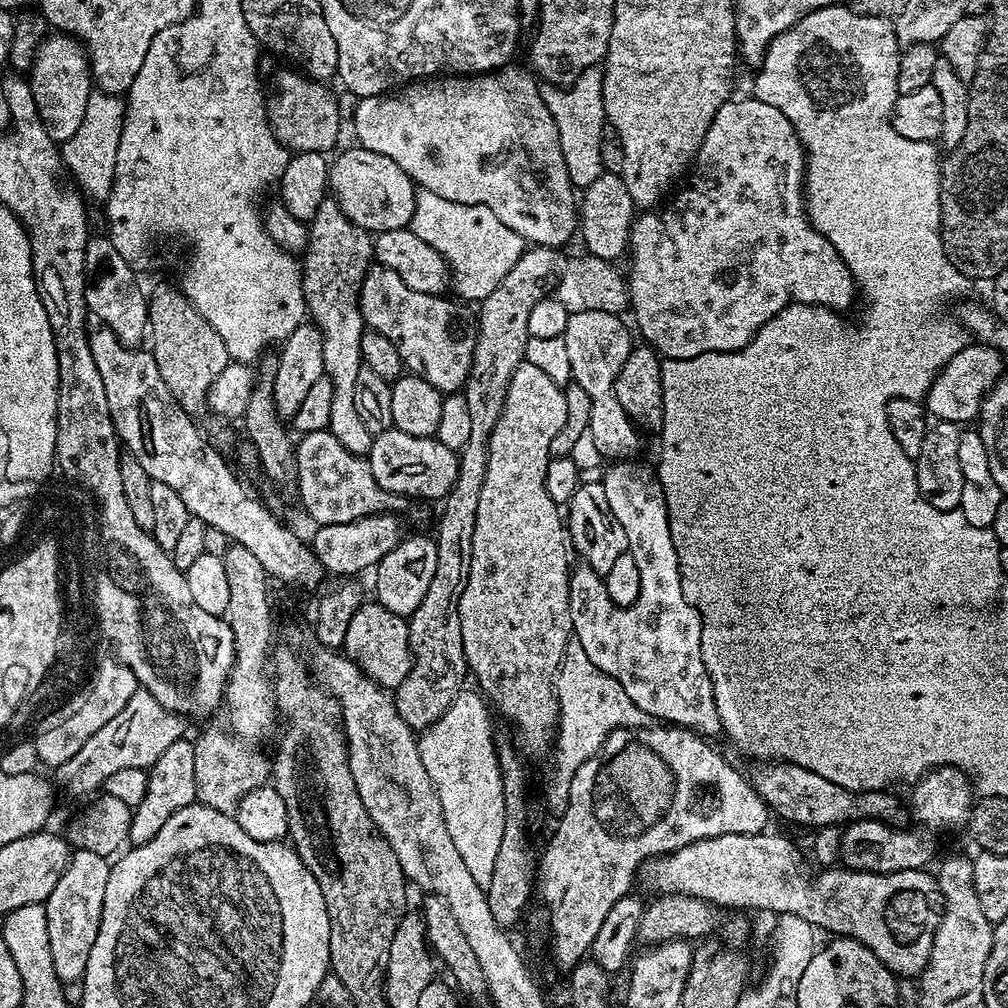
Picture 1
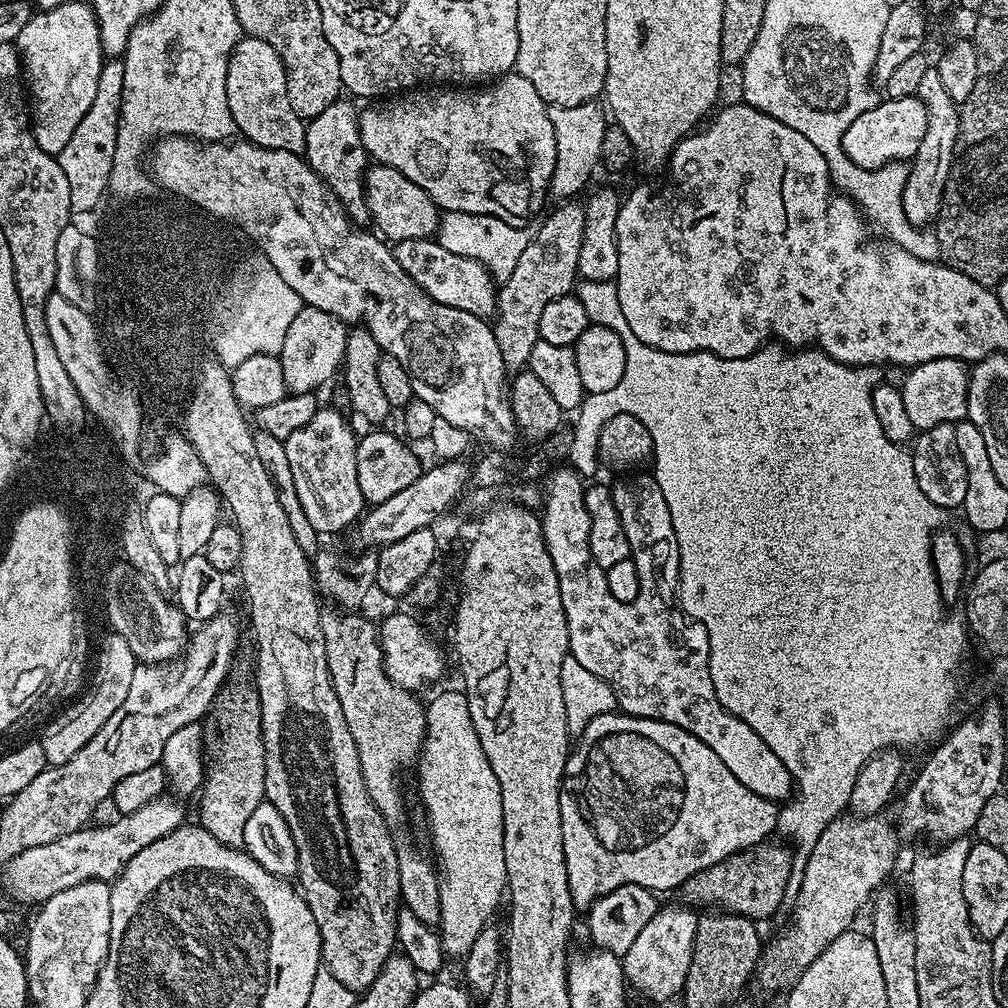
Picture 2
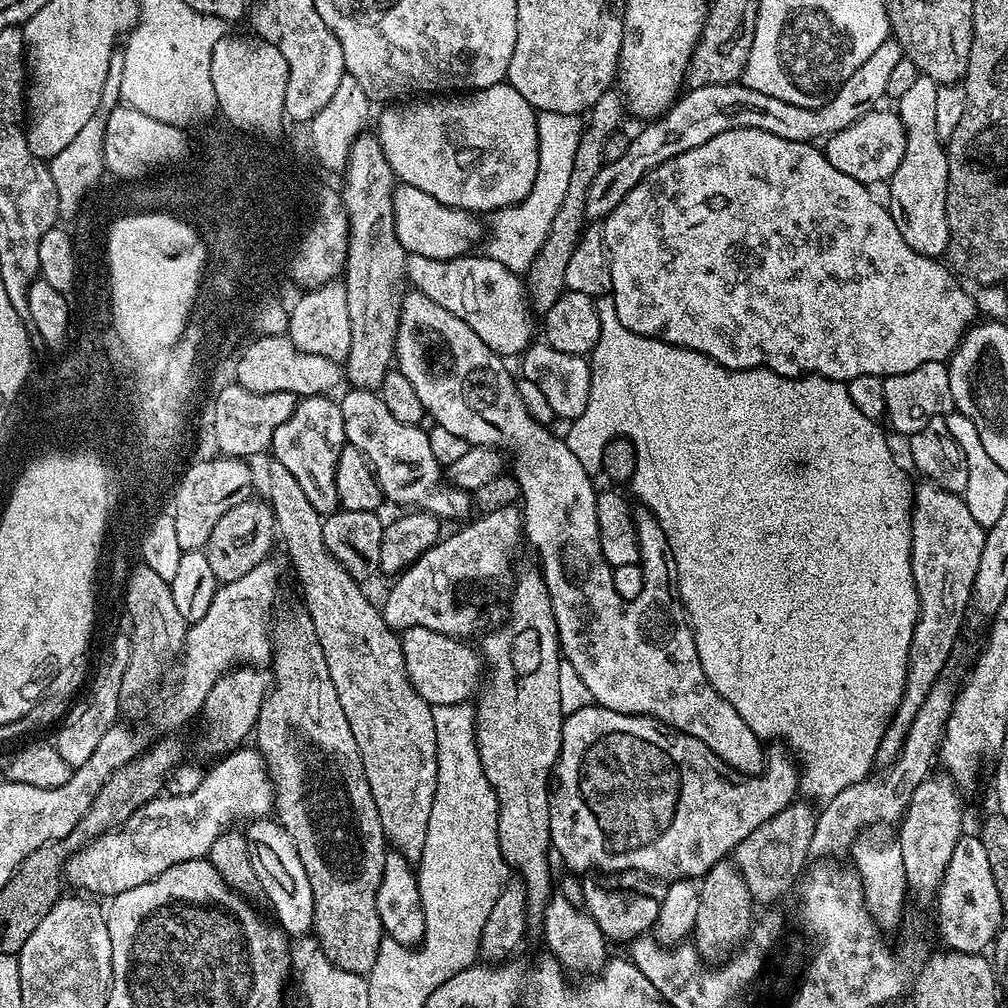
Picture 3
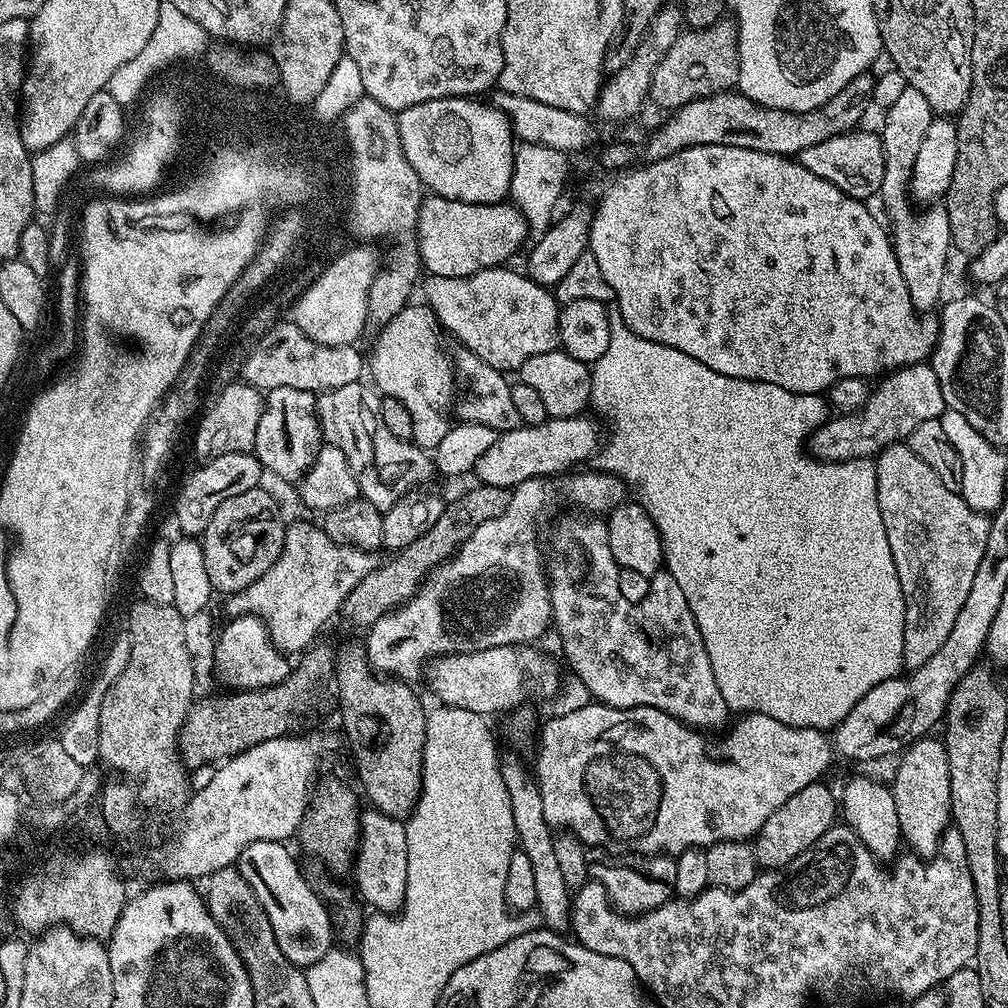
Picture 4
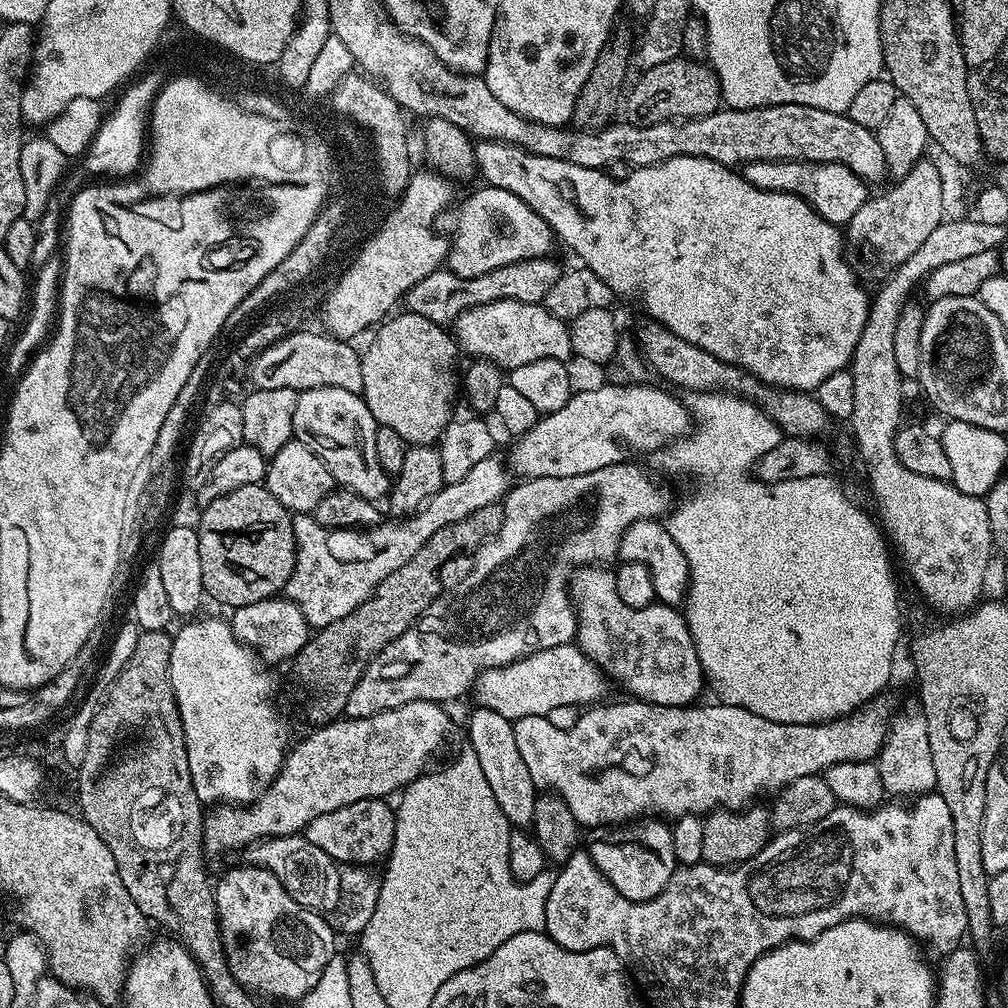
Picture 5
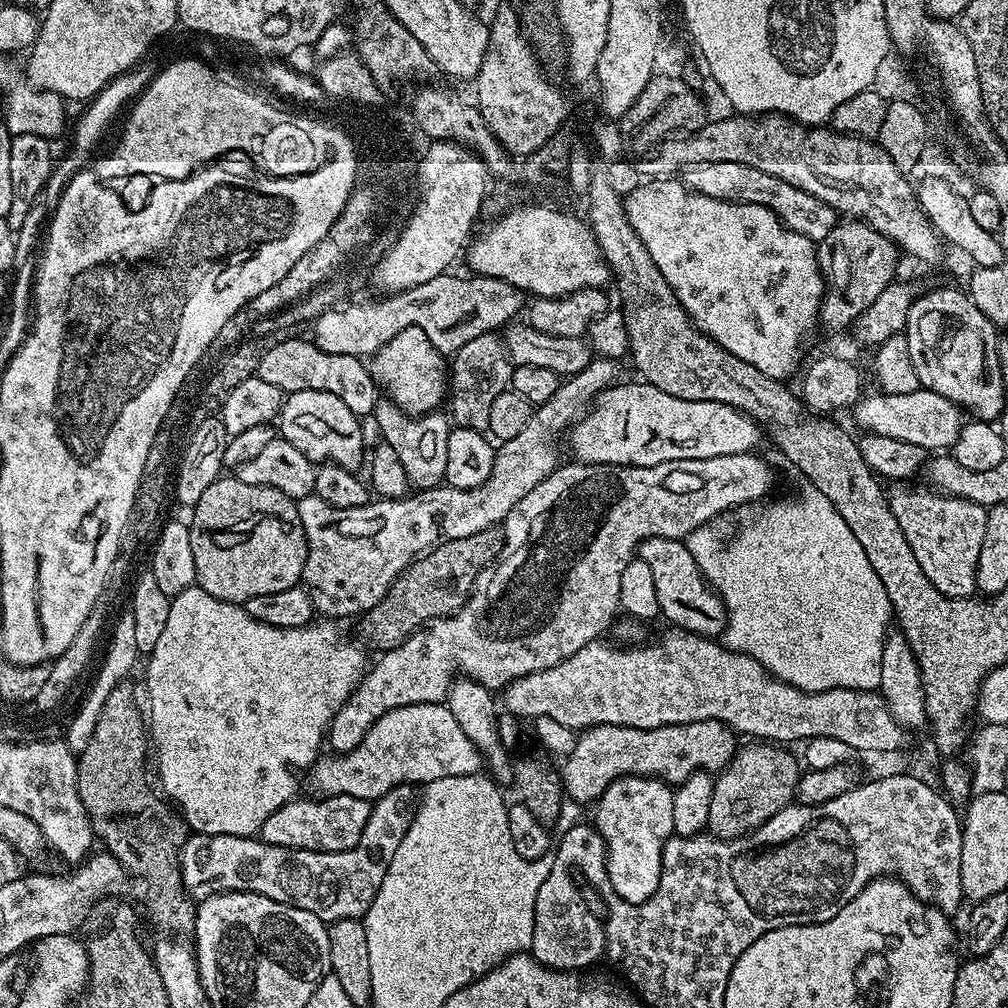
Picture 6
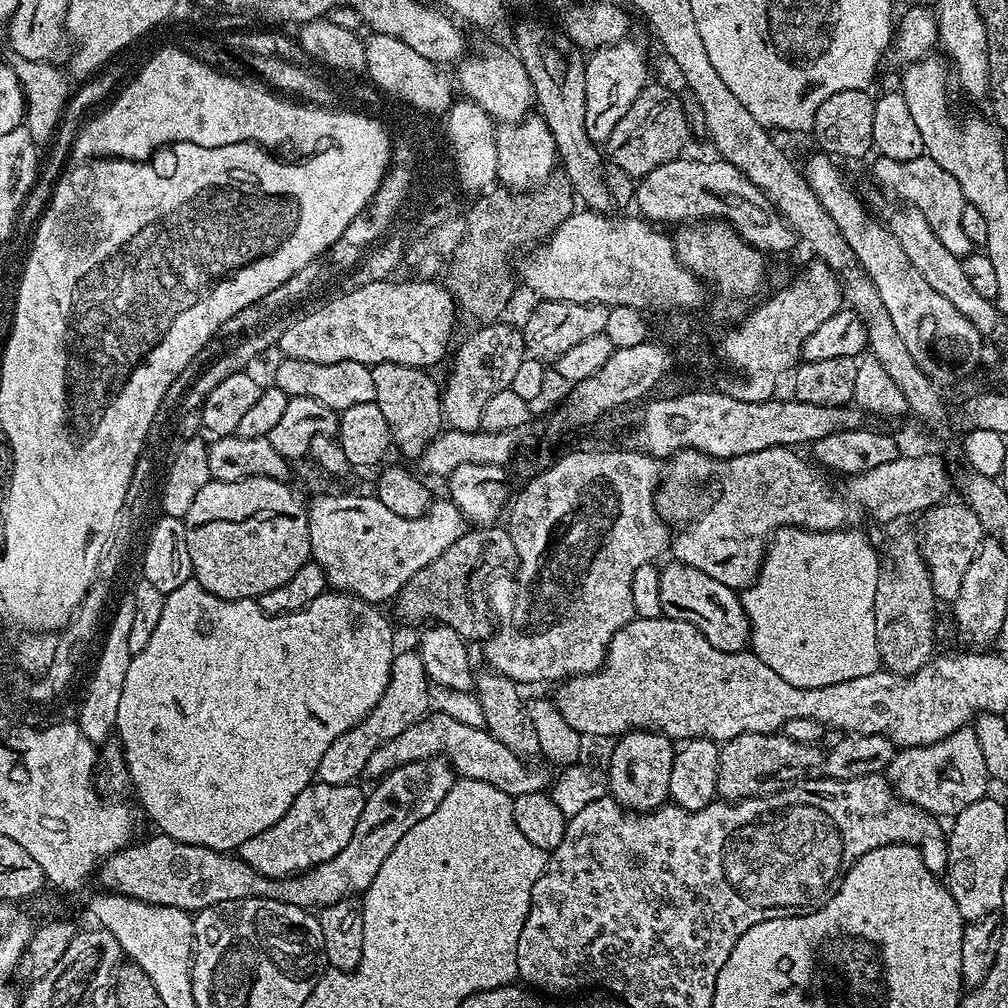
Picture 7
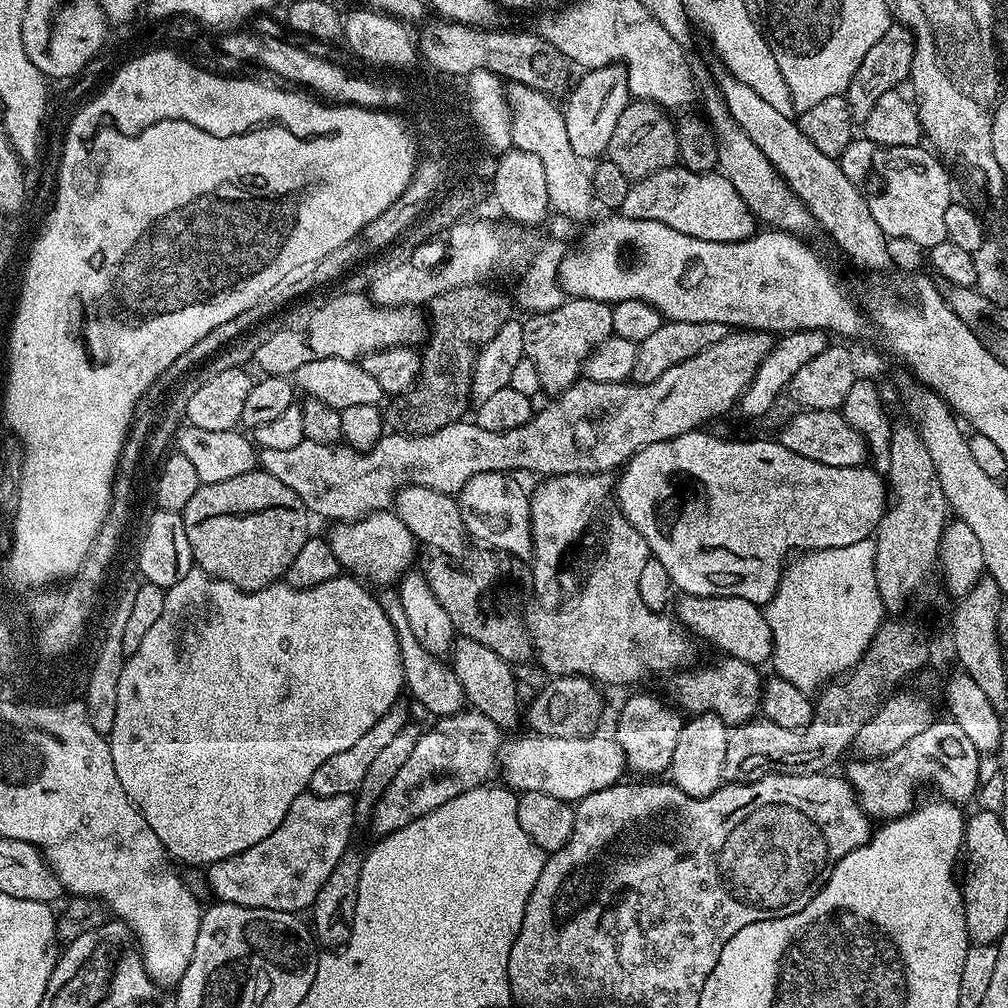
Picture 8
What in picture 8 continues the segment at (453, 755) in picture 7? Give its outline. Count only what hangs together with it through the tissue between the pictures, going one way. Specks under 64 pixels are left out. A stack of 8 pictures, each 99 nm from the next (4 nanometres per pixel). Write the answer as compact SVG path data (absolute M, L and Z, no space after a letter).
M527 734L518 740L512 740L503 745L502 751L498 757L498 772L502 777L504 775L503 783L509 789L515 790L517 793L522 792L537 792L538 794L550 794L554 798L562 798L569 802L579 802L582 798L586 798L590 794L594 794L598 790L606 790L610 786L621 783L625 779L626 761L624 759L624 751L622 746L618 746L615 735L608 734L608 736L600 736L601 734L593 734L591 736L542 736L539 734Z

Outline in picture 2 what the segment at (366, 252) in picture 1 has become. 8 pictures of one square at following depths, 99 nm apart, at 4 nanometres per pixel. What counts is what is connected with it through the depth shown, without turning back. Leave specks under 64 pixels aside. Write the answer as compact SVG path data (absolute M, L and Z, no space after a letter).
M339 98L333 101L333 103L328 104L321 113L307 121L307 128L305 130L306 144L303 155L306 157L312 171L320 175L320 180L328 187L329 191L332 192L334 199L346 209L349 217L351 217L357 225L364 226L367 225L370 220L368 201L364 194L364 178L366 169L370 164L370 157L362 146L357 105L352 105L351 102L353 103L353 101L351 99L348 100Z

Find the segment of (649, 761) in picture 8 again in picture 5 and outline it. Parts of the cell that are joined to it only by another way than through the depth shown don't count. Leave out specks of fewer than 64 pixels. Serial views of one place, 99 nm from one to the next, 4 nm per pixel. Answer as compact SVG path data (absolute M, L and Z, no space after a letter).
M641 818L619 826L594 828L587 836L588 857L614 886L614 890L628 900L653 900L666 890L670 878L676 873L678 863L674 856L672 829L663 819Z

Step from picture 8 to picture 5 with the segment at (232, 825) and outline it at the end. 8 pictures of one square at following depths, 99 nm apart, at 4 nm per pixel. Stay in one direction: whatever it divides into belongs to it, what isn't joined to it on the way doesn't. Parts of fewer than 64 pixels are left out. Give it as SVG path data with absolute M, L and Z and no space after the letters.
M212 616L206 617L205 620L196 619L200 618L192 618L181 623L184 625L177 632L174 632L172 645L170 646L170 670L168 671L170 686L176 699L182 730L184 731L184 746L188 755L190 778L194 782L197 798L205 806L216 806L221 802L228 806L247 806L276 779L276 775L280 773L280 767L284 764L284 757L290 747L288 724L280 717L280 712L276 709L276 680L272 677L273 669L232 633L232 625L227 619L215 620Z

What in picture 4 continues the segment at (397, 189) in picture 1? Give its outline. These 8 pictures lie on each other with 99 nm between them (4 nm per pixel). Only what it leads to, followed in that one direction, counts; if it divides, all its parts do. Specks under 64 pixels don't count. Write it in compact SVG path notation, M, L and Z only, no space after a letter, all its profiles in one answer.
M428 194L420 202L414 235L425 273L462 278L478 274L478 270L507 265L511 261L508 259L525 247L524 239L529 239L530 233L524 215L511 202L471 204Z

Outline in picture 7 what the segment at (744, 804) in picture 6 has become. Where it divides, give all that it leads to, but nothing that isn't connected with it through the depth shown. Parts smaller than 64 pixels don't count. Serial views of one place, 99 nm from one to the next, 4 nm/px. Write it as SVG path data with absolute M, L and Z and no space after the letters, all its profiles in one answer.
M767 732L766 734L738 734L738 738L723 741L719 745L719 760L717 762L716 795L736 802L741 798L753 796L770 796L781 792L789 786L795 786L805 780L819 777L824 770L825 749L815 743L804 743L791 740L785 734Z

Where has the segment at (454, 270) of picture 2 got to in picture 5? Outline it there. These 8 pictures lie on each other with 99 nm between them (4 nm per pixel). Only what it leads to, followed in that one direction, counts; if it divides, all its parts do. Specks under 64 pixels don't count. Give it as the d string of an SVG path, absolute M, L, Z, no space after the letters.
M499 300L482 306L466 309L454 322L454 339L461 349L469 352L469 357L489 360L502 370L511 370L518 366L526 366L526 362L538 362L538 358L554 358L565 362L573 359L572 343L568 333L568 324L554 318L545 310L543 303L531 304L517 300Z

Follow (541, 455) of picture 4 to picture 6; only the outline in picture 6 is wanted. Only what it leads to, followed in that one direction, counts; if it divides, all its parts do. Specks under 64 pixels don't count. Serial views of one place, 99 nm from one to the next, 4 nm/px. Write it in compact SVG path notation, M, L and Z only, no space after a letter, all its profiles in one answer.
M623 382L607 388L605 392L600 393L596 397L594 403L589 407L588 411L572 425L570 429L570 440L572 436L572 452L577 461L581 464L613 464L614 466L658 466L662 462L674 462L675 460L693 460L694 458L702 458L709 460L710 458L718 458L719 456L733 456L734 454L742 454L743 452L751 452L757 446L760 440L761 425L755 420L751 420L746 414L742 414L734 406L726 406L722 402L690 402L686 398L674 398L674 394L666 394L666 390L658 390L658 386L646 384L643 382L635 382L636 384L623 384Z

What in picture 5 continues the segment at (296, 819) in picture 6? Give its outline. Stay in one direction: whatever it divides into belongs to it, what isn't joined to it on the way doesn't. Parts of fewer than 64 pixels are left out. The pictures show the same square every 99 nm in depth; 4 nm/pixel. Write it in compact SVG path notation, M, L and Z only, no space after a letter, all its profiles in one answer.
M387 799L363 800L350 802L350 806L341 806L338 810L330 810L330 814L318 814L314 822L304 827L302 835L318 850L326 850L330 858L347 864L375 865L375 860L383 861L392 850L396 814L393 805Z

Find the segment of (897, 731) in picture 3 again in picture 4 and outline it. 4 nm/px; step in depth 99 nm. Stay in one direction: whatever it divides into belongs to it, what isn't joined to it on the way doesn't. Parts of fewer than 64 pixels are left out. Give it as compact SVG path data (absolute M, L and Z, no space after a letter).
M907 443L887 444L880 449L874 460L876 481L878 482L878 510L882 510L882 524L886 526L886 538L890 542L890 554L894 554L894 570L902 586L904 599L904 668L911 670L926 666L942 642L946 642L958 610L966 602L970 586L974 582L974 573L982 563L982 554L986 554L989 517L983 512L975 512L959 492L950 490L918 454L908 448Z

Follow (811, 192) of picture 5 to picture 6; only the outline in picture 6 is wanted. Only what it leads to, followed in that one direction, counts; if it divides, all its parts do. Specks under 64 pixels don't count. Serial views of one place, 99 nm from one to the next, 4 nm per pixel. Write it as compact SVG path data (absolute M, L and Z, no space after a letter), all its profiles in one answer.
M742 162L693 164L687 169L686 183L692 191L701 192L710 198L732 200L736 204L766 206L783 221L788 229L810 238L816 244L824 240L838 223L838 214L820 199L814 198L804 190L798 190L796 186L782 182L780 178L766 174L766 170L758 170Z

